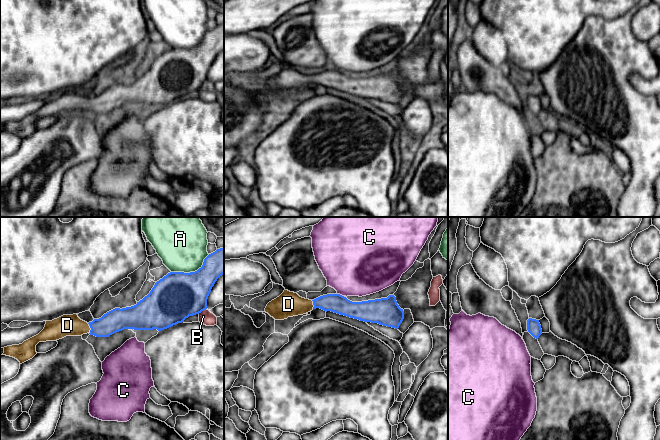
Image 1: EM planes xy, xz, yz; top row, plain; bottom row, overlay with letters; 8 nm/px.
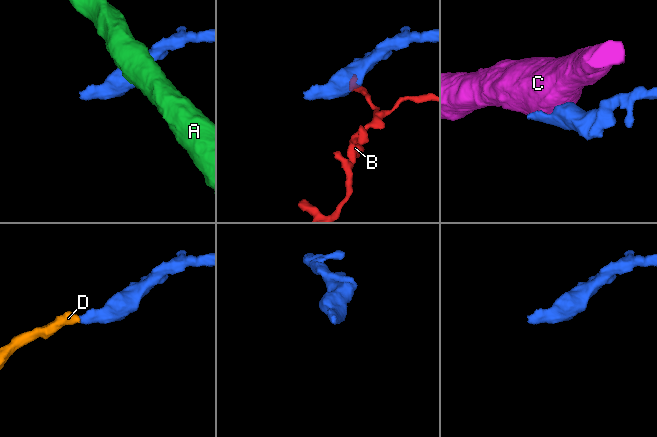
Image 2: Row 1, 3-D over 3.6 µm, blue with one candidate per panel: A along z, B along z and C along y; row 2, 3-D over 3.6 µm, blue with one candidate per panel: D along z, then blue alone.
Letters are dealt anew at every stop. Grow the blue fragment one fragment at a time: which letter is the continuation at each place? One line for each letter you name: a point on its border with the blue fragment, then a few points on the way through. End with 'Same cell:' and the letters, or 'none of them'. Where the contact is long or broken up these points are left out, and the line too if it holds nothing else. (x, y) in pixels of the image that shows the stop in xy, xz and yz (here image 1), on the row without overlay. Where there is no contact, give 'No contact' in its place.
D: Touches blue at xy (90, 103). Path across: xy (116, 96), (104, 103), (90, 103), (67, 101)
Same cell: D

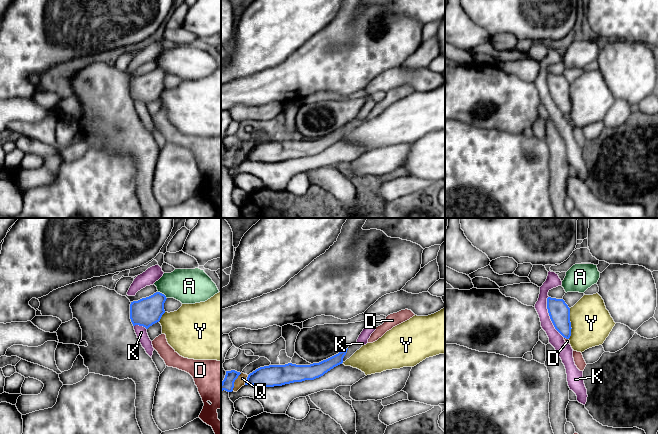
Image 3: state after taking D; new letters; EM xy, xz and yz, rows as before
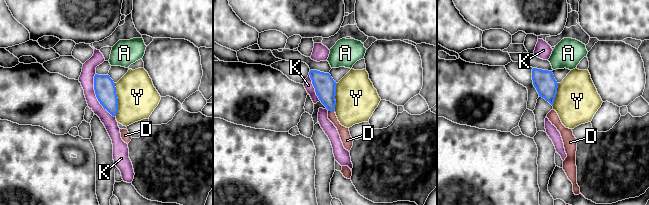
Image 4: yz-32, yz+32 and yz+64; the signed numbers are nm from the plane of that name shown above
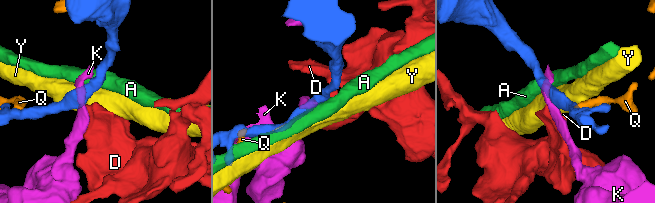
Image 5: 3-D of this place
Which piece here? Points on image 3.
Same cell: none of them

